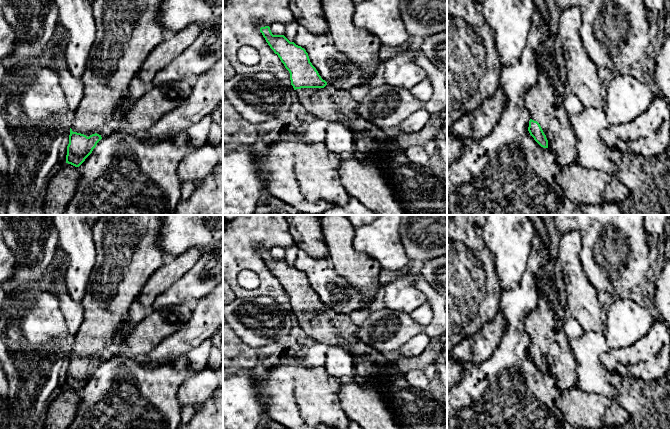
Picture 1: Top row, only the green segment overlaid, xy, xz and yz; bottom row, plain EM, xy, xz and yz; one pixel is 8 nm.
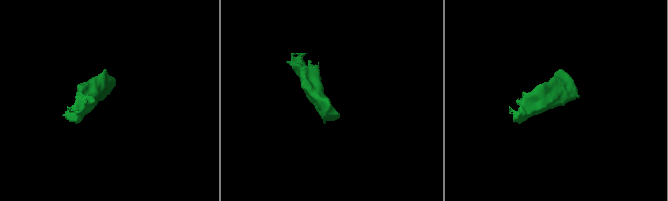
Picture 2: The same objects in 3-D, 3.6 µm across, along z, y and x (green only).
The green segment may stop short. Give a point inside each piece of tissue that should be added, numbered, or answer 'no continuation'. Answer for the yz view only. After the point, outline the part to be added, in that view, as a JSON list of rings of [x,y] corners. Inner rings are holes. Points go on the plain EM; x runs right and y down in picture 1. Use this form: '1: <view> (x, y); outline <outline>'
1: yz (545, 324); outline [[[552,257],[537,274],[538,303],[524,321],[530,343],[537,345],[559,390],[574,387],[578,365],[564,331],[567,295],[563,276]]]

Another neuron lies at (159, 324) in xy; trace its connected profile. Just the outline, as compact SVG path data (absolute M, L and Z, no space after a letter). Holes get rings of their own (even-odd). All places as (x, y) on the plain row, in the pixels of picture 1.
M169 305L157 310L149 310L143 318L125 337L125 347L135 354L147 355L161 341L177 332L192 316L193 308L186 305Z

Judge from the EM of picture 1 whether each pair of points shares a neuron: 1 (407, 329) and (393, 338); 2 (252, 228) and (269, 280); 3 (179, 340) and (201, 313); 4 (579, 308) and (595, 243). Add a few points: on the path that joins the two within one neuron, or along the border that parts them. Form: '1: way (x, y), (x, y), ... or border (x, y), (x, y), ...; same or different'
1: way (404, 329), (396, 335); same
2: way (249, 241), (249, 257), (259, 267); same
3: way (186, 333), (199, 320); same
4: border (579, 254), (584, 273), (598, 291); different

